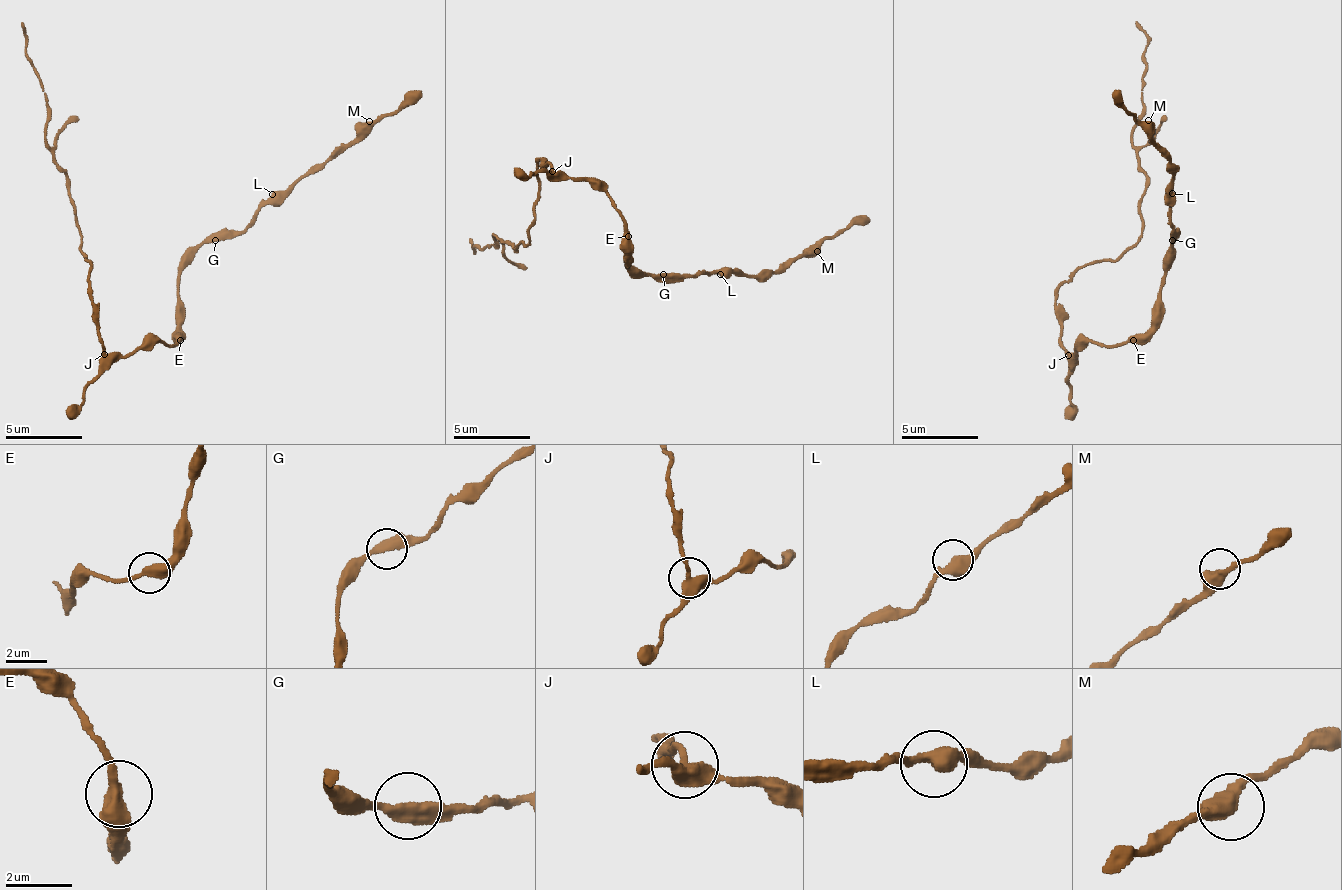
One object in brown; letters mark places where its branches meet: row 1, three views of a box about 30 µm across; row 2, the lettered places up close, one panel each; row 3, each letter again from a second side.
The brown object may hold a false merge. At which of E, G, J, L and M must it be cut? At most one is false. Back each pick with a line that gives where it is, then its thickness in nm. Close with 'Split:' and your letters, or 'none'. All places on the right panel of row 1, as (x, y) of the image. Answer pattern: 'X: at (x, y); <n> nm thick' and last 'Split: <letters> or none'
J: at (1068, 355); 400 nm thick
Split: J

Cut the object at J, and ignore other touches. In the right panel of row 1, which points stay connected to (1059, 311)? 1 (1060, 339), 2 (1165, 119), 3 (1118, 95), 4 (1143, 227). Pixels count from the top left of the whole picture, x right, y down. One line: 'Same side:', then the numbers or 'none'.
Same side: 1, 2, 4

